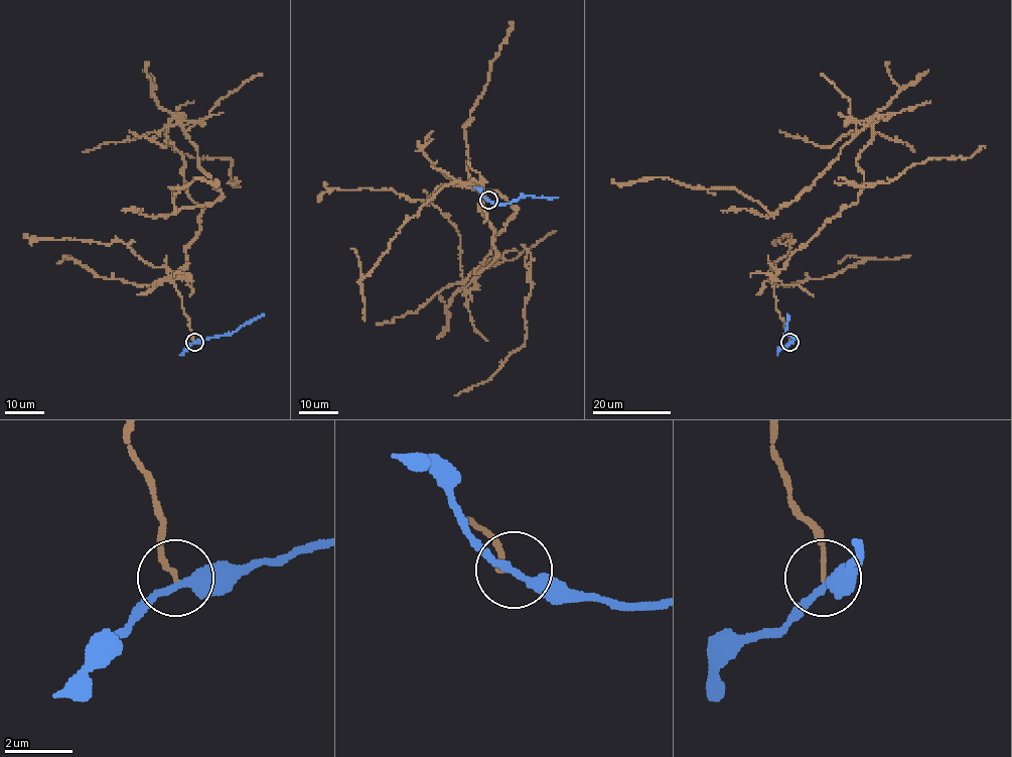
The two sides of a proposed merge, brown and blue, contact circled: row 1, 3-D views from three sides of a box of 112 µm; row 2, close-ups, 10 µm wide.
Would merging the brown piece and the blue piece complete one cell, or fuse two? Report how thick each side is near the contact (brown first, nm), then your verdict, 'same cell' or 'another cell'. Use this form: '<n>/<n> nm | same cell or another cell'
130/280 nm | another cell

